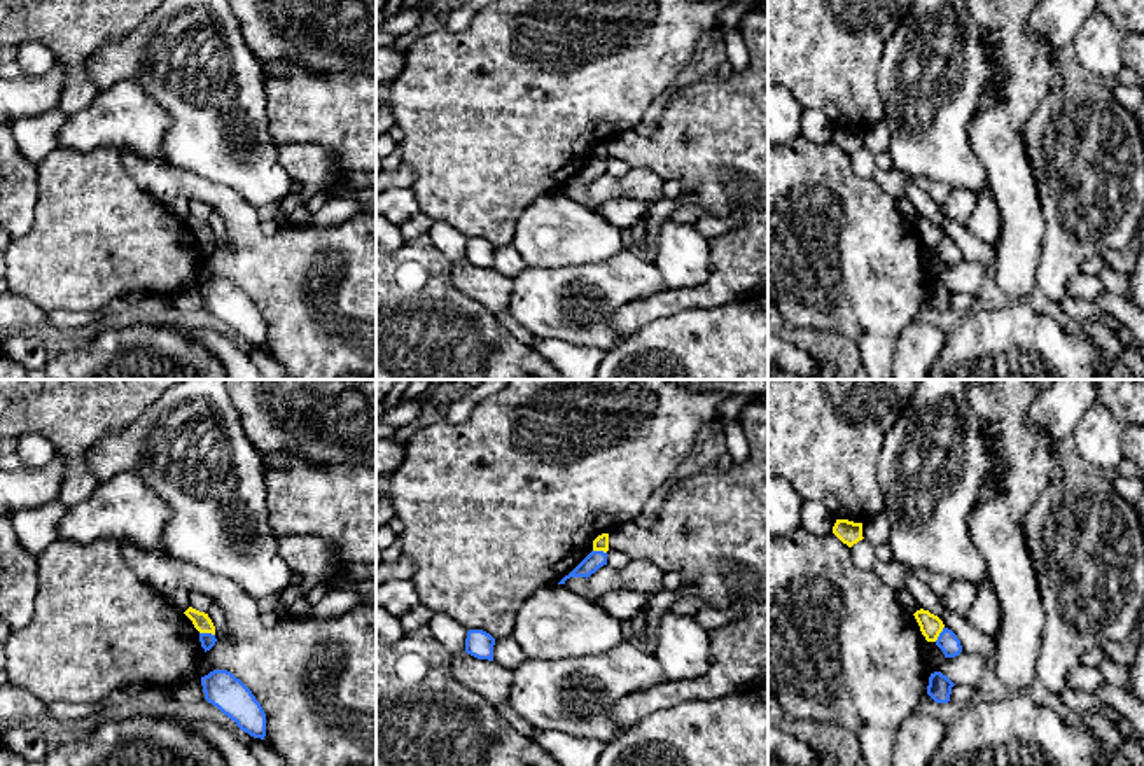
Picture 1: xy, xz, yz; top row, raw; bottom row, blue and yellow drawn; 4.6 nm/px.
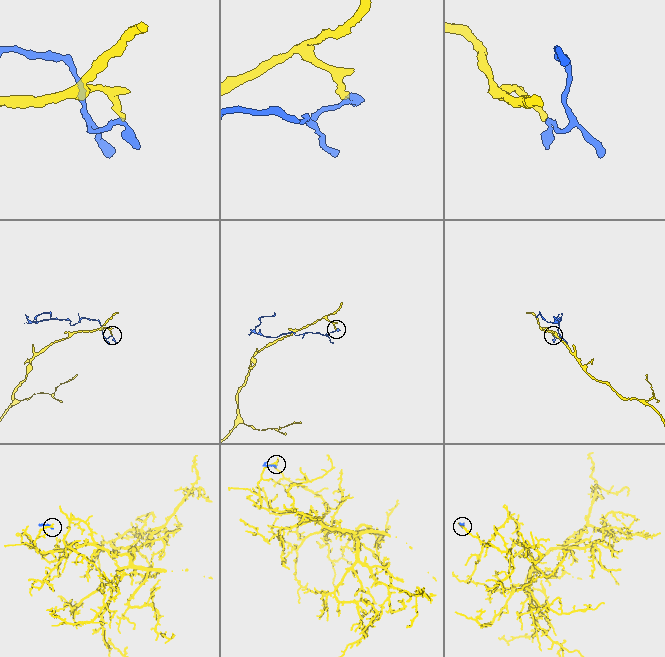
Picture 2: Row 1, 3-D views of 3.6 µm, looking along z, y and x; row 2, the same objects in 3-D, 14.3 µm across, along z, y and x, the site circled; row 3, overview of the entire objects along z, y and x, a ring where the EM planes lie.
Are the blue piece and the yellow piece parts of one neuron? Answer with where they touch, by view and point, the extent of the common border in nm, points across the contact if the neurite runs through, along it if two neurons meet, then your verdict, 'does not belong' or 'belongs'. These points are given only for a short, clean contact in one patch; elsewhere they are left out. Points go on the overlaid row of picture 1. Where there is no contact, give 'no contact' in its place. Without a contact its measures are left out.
meets blue in xy at (207, 633); contact 70 nm long; border along xy (200, 632), (214, 635); does not belong

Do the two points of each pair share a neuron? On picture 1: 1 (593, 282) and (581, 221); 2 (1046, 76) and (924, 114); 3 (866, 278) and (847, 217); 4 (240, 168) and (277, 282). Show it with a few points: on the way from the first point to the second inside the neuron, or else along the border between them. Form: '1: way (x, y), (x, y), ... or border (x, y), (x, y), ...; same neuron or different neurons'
1: border (625, 249), (600, 263), (550, 268); different neurons
2: border (985, 42), (992, 65), (992, 77), (987, 84); different neurons
3: way (852, 263), (847, 257), (847, 233); same neuron
4: border (223, 184), (254, 210); different neurons

